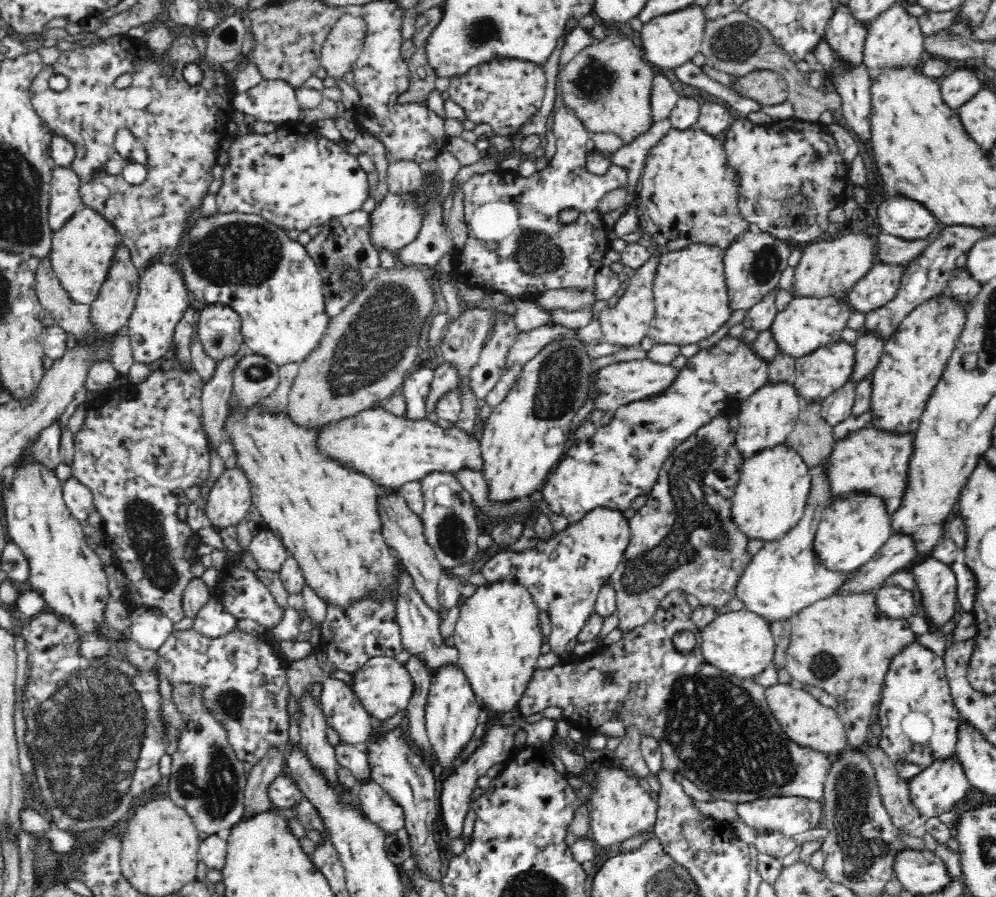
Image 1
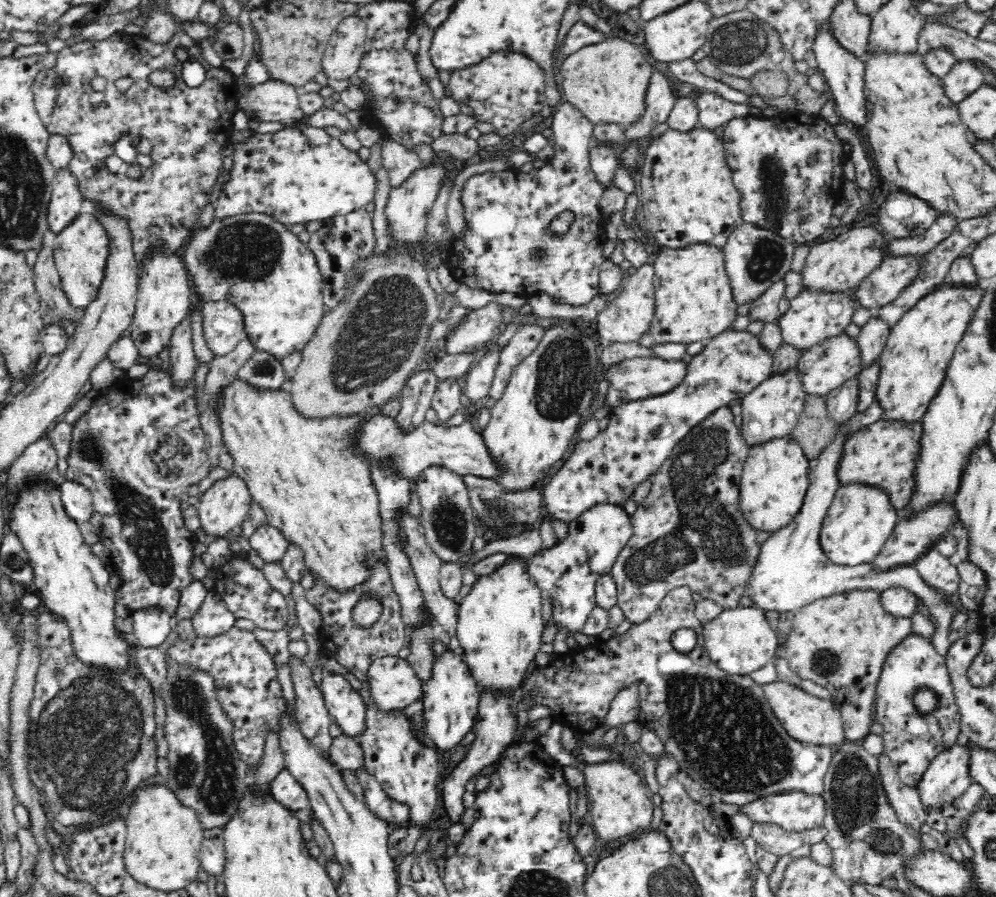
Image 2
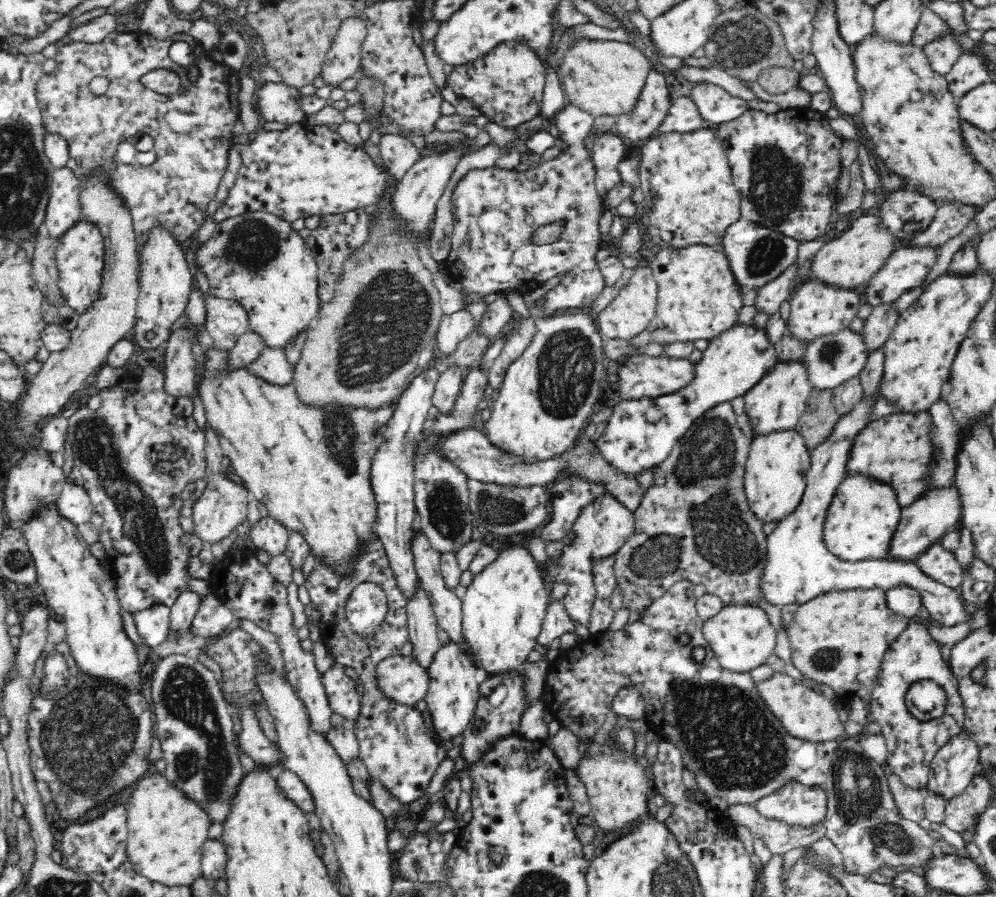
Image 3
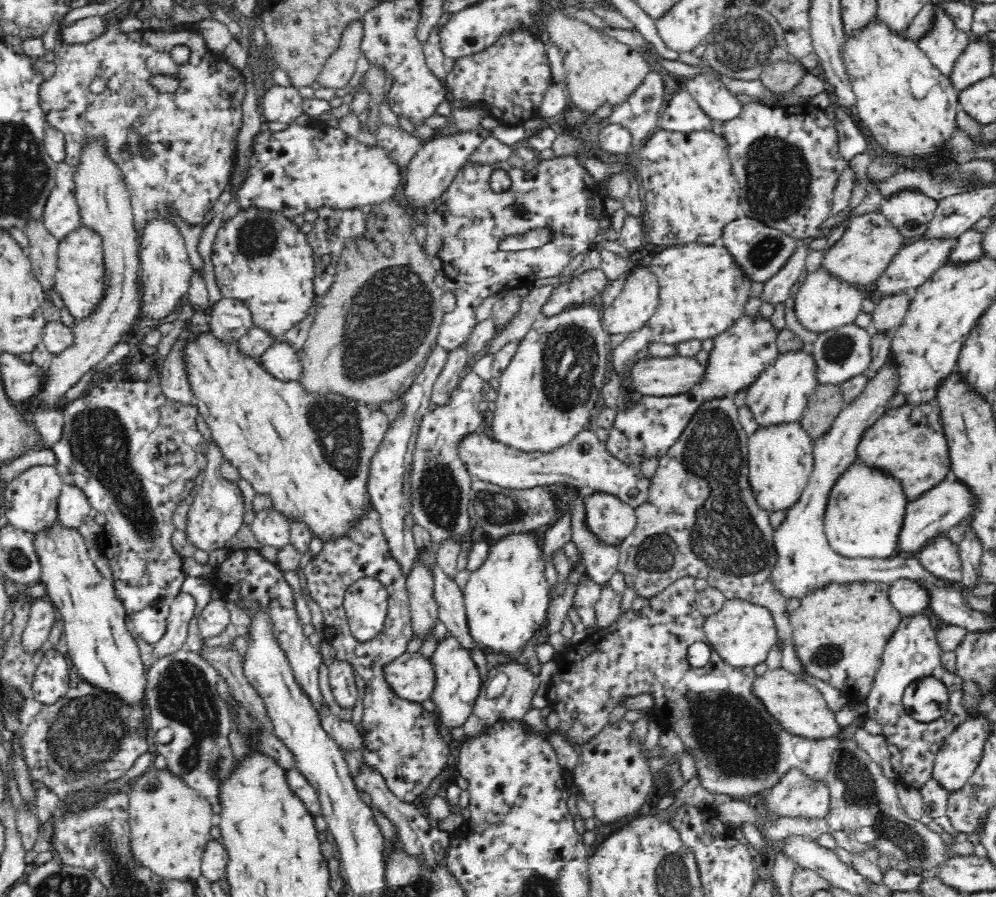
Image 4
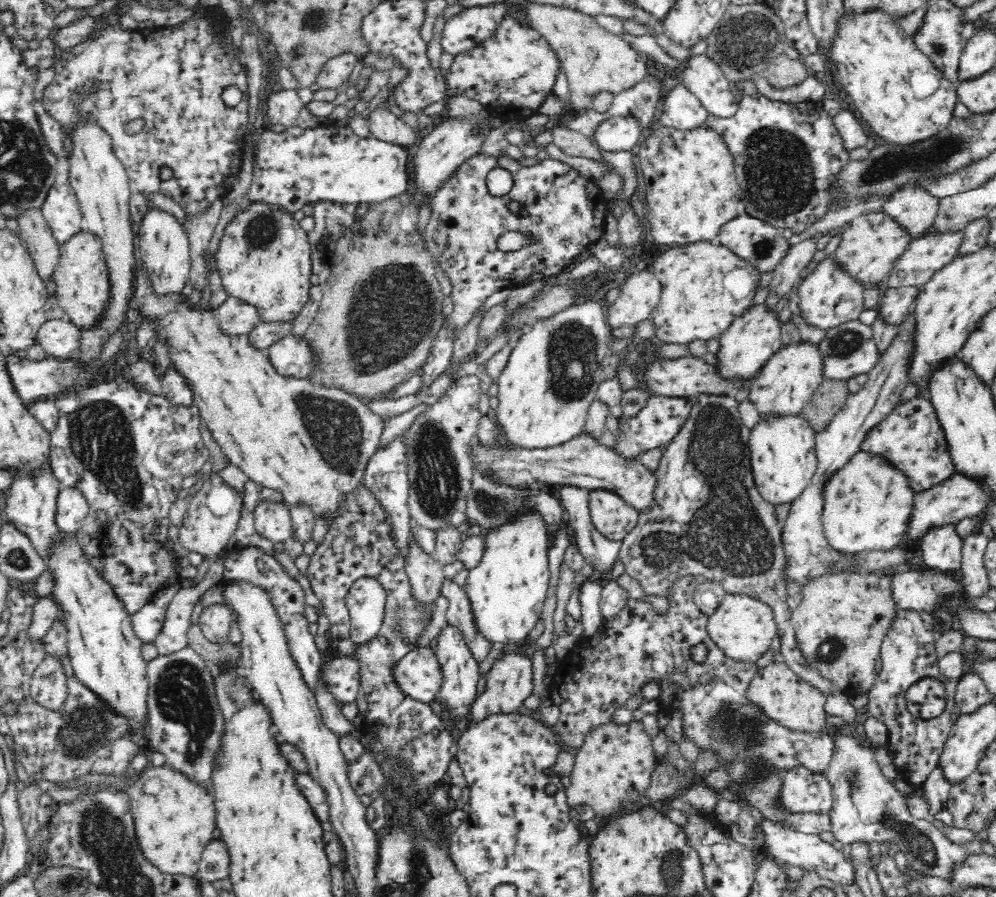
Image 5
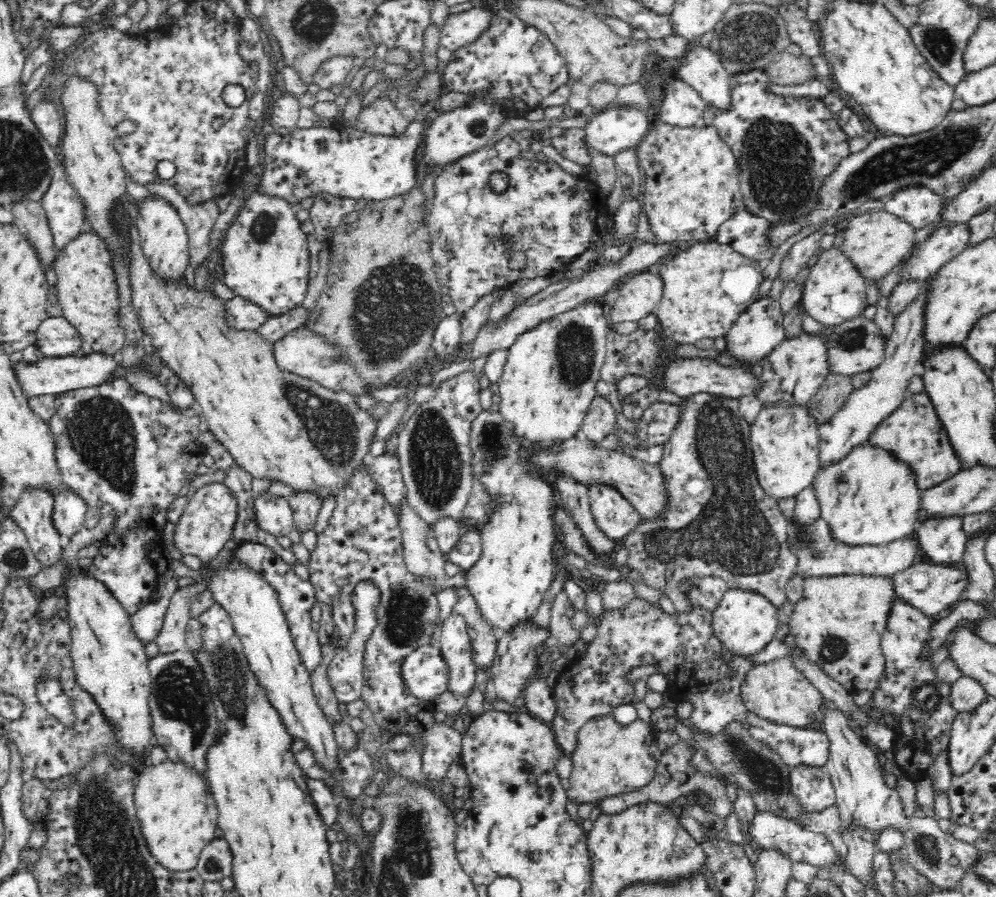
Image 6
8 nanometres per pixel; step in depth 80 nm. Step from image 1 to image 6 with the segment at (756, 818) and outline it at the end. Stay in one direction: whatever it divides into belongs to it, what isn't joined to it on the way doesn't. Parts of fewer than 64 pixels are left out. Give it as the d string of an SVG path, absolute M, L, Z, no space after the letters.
M796 765L790 772L790 788L808 812L822 812L836 803L834 783L821 766Z

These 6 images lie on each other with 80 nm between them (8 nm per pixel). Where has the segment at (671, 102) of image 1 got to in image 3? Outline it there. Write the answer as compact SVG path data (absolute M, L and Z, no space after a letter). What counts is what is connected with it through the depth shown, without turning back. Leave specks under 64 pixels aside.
M652 70L629 111L615 117L614 129L628 144L653 137L664 122L671 99L664 75Z

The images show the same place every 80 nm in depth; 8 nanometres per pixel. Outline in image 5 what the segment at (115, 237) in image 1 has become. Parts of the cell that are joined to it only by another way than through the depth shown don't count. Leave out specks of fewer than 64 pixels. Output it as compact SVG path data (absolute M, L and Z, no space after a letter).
M84 229L60 245L59 251L60 258L52 278L57 284L56 298L64 310L64 317L81 331L93 330L100 324L113 298L109 266L101 240L97 234Z

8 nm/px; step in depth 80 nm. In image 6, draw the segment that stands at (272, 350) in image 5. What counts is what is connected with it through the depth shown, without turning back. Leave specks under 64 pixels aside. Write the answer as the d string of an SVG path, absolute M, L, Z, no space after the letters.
M307 326L298 327L288 331L280 340L273 343L274 356L280 368L303 376L304 378L316 381L320 386L340 392L340 390L351 395L360 392L368 392L366 379L358 375L356 365L350 363L348 355L344 353L342 345L328 341L326 335L314 330L308 329Z

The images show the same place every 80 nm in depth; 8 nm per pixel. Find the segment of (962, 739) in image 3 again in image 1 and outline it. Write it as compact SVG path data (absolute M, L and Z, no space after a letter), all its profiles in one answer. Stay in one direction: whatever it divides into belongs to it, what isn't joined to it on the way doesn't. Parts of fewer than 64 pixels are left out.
M956 754L951 755L950 758L934 759L934 762L908 782L908 785L914 803L926 818L948 812L956 802L965 798L971 787L962 761Z

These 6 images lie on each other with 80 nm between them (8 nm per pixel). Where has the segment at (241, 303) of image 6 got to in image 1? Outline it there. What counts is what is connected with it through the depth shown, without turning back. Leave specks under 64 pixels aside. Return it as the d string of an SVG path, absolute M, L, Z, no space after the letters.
M222 303L199 307L195 334L200 337L204 350L215 361L234 354L245 344L240 315L232 307Z

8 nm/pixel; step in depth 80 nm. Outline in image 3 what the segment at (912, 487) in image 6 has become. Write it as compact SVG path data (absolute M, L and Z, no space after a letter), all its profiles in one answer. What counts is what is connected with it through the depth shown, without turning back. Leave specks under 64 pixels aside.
M864 471L847 474L837 487L825 518L825 542L830 551L847 561L886 559L903 510L897 491Z

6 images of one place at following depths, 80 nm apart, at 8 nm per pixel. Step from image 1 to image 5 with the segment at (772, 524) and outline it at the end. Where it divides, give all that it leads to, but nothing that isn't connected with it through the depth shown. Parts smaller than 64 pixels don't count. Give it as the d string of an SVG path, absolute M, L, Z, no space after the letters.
M765 414L749 434L753 476L762 498L775 506L791 504L810 485L817 470L816 431L806 417Z

